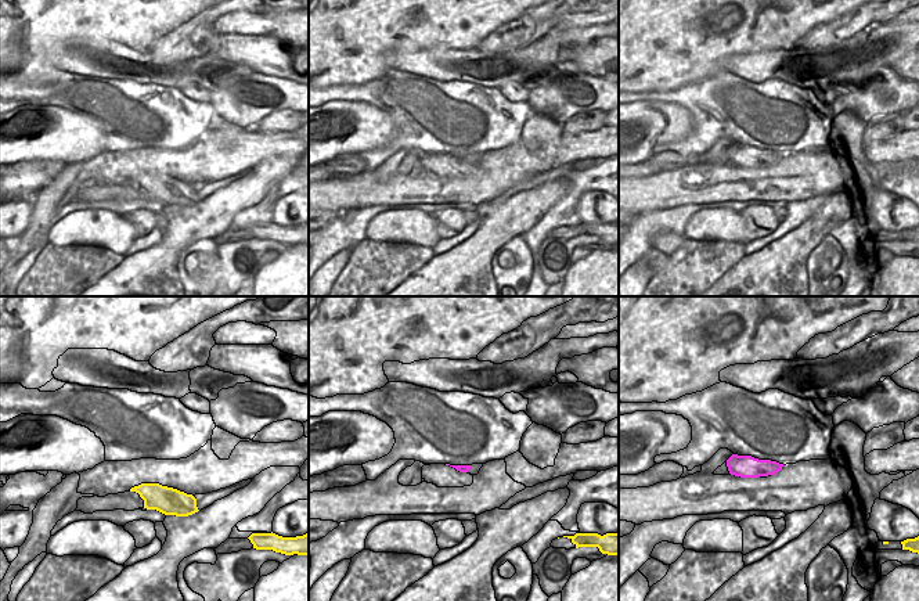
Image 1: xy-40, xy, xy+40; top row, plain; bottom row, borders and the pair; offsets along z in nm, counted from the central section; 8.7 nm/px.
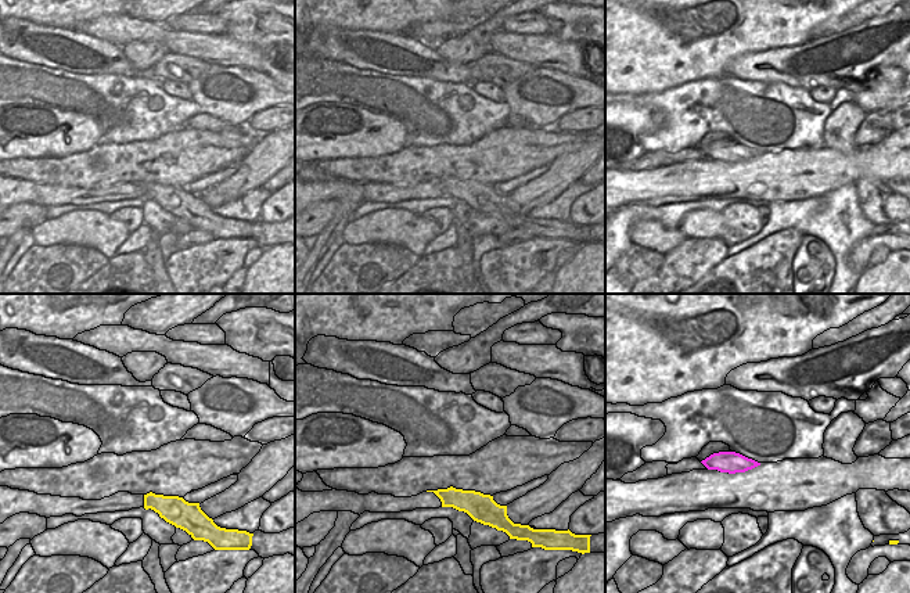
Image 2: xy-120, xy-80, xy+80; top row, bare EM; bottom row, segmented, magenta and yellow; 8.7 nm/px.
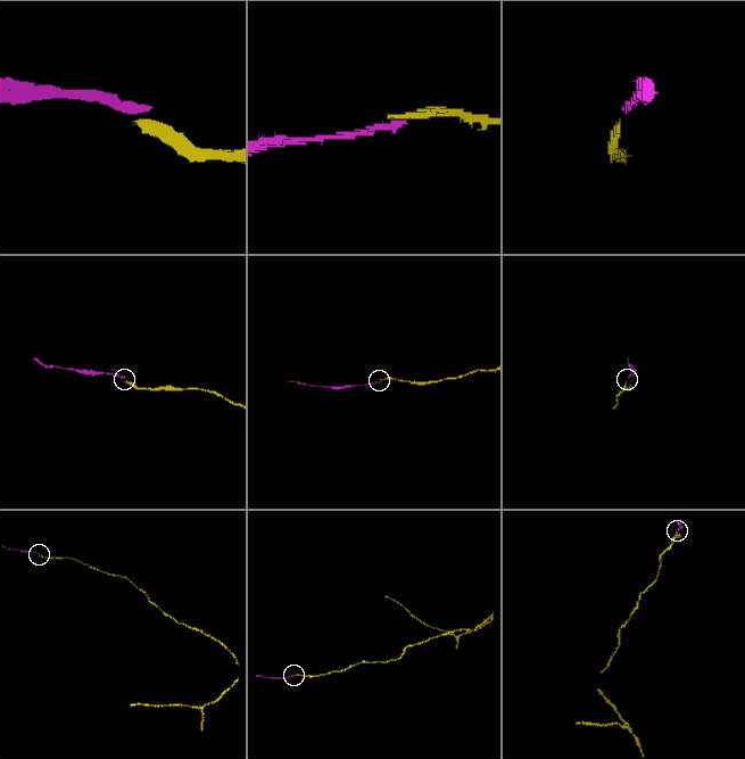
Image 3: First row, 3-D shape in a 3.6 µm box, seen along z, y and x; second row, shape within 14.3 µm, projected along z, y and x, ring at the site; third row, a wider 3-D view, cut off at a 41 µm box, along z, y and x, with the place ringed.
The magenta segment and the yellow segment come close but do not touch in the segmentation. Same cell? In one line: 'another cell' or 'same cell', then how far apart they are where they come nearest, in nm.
same cell | 950 nm

